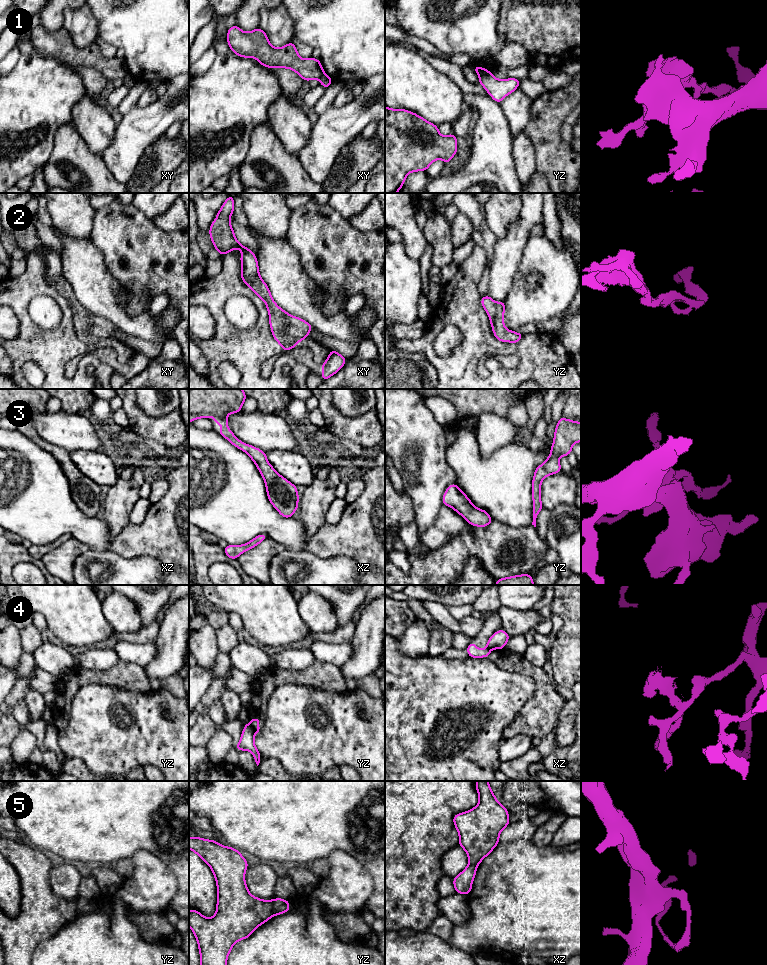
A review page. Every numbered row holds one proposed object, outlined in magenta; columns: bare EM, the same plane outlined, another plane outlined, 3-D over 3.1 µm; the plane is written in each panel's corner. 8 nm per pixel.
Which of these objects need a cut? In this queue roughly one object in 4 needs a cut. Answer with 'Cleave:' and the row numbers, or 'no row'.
Cleave: 1, 4, 5

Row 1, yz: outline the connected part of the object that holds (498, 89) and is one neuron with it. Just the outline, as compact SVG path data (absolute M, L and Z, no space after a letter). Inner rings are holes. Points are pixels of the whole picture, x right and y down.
M492 73L479 77L479 83L497 103L500 103L504 97L515 91L520 81L521 79L515 78L499 80Z

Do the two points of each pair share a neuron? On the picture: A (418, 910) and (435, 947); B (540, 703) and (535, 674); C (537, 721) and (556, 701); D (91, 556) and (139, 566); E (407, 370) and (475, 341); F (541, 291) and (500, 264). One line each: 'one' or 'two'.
A: two
B: one
C: one
D: one
E: two
F: two

